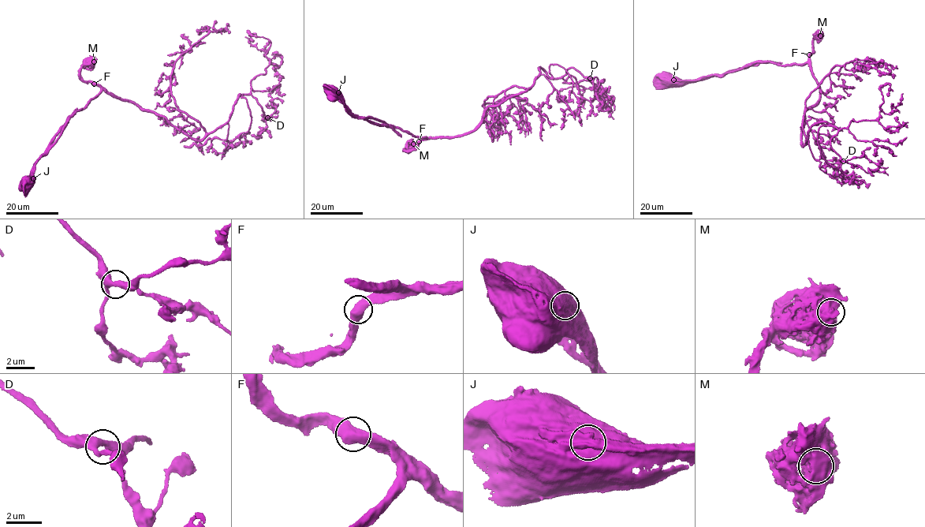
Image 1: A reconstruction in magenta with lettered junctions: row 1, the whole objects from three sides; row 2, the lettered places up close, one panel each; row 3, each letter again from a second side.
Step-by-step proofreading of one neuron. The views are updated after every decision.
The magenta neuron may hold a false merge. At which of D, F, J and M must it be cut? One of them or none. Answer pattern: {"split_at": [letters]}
{"split_at": ["J"]}

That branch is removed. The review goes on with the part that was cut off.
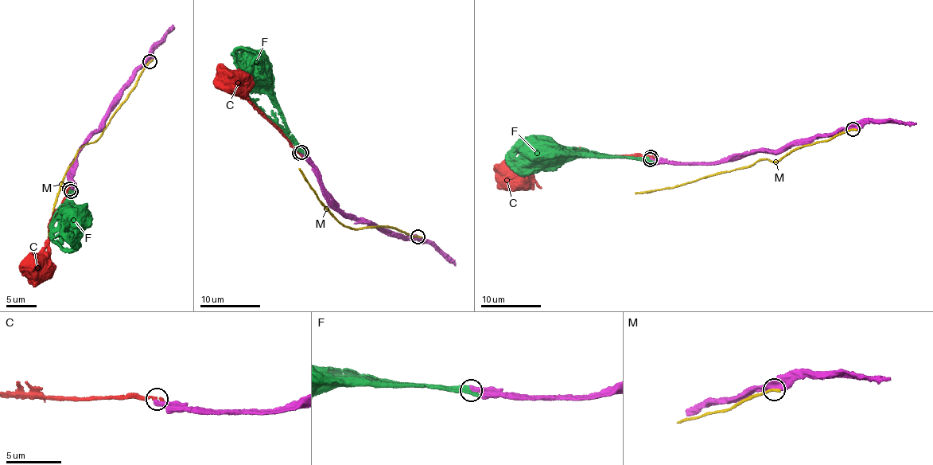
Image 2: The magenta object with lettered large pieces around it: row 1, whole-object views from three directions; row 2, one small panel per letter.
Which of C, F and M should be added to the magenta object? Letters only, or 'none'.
F

